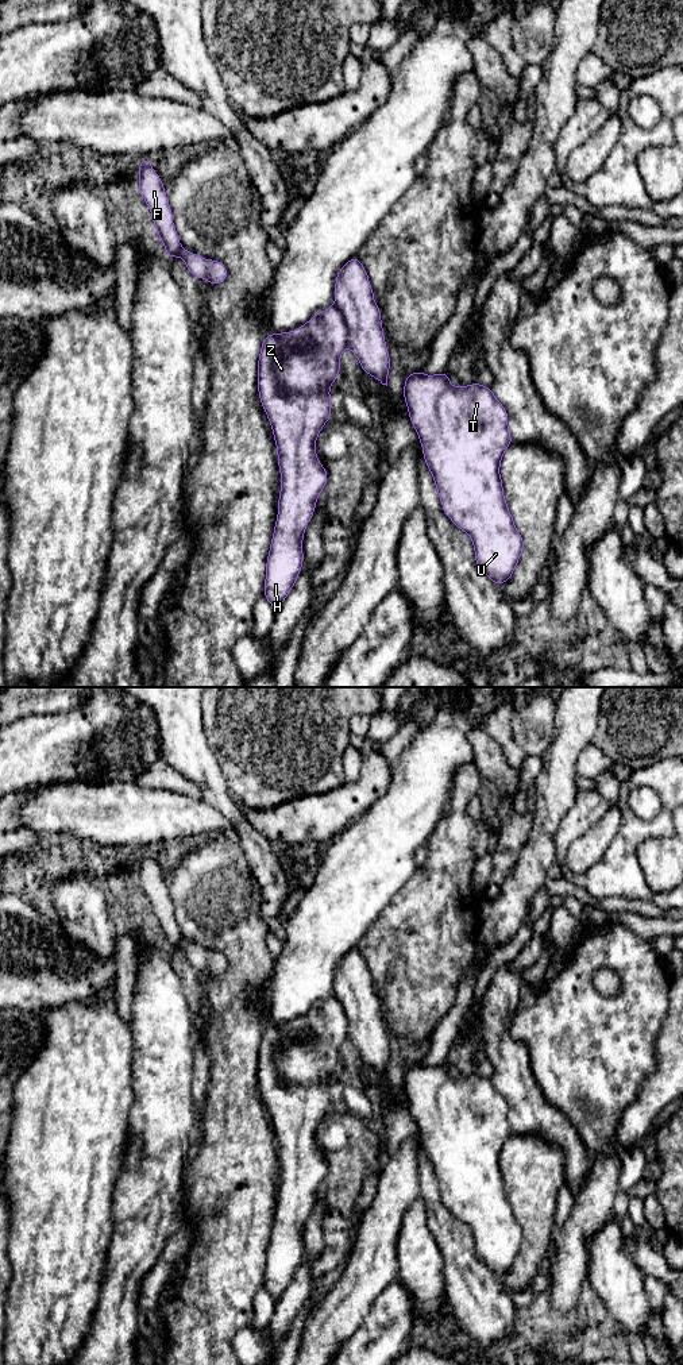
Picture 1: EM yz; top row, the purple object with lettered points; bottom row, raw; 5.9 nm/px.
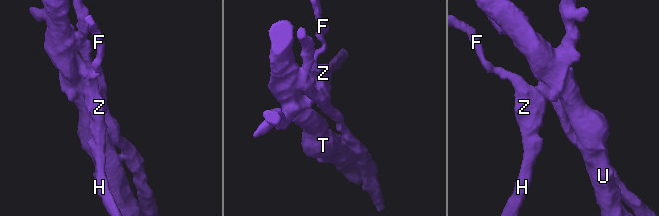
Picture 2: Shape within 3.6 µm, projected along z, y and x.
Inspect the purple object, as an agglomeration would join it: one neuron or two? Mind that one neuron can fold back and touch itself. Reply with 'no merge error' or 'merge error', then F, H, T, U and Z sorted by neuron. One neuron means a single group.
merge error; F H Z / T U

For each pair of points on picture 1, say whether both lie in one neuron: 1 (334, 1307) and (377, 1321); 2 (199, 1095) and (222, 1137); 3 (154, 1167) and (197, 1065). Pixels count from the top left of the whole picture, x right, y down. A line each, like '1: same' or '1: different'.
1: different
2: different
3: different

